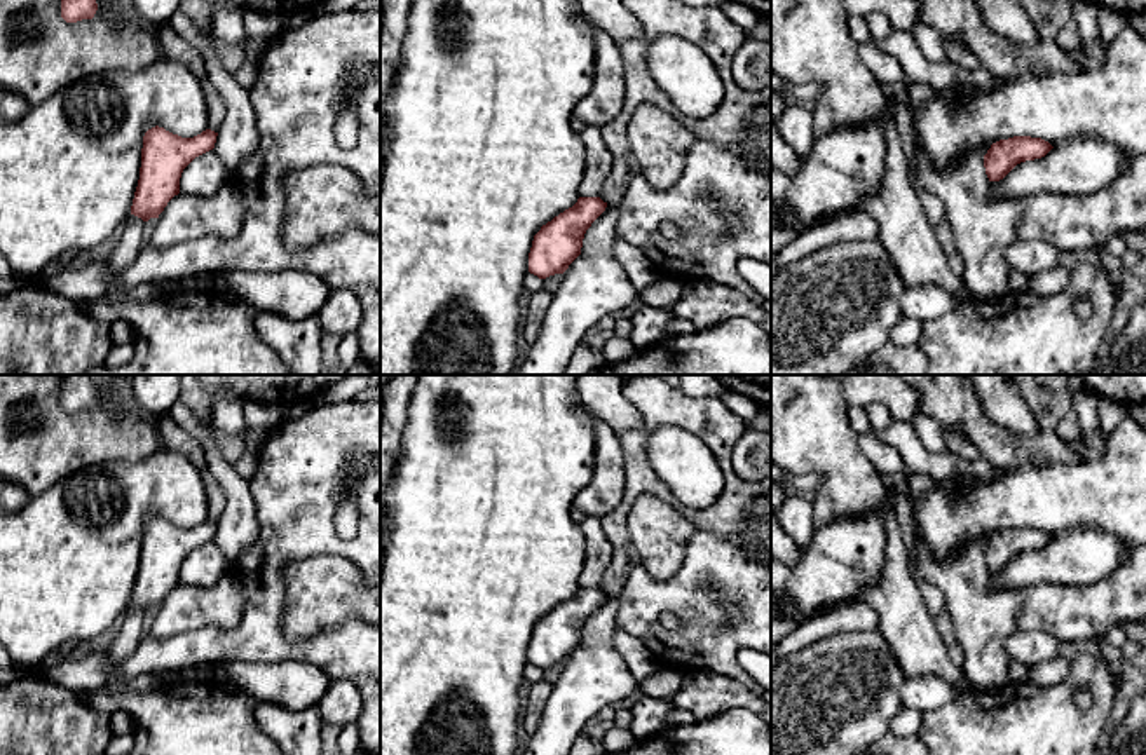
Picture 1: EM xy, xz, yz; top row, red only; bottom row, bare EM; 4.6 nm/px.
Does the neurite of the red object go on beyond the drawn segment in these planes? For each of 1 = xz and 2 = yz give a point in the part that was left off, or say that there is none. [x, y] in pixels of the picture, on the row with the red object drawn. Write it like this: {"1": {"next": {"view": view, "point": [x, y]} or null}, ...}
{"1": {"next": null}, "2": {"next": null}}

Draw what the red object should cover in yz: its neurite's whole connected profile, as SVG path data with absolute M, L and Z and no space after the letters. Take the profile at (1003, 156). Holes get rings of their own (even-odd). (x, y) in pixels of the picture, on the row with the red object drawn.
M1013 136L991 145L984 155L989 181L1003 180L1017 164L1045 157L1054 146L1031 136Z

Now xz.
M579 197L572 207L542 225L532 241L529 272L539 279L563 274L581 255L586 230L605 207L600 197Z

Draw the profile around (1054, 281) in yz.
M1062 265L1054 267L1048 272L1040 272L1029 277L1029 289L1036 295L1050 296L1064 291L1069 282L1069 270Z

